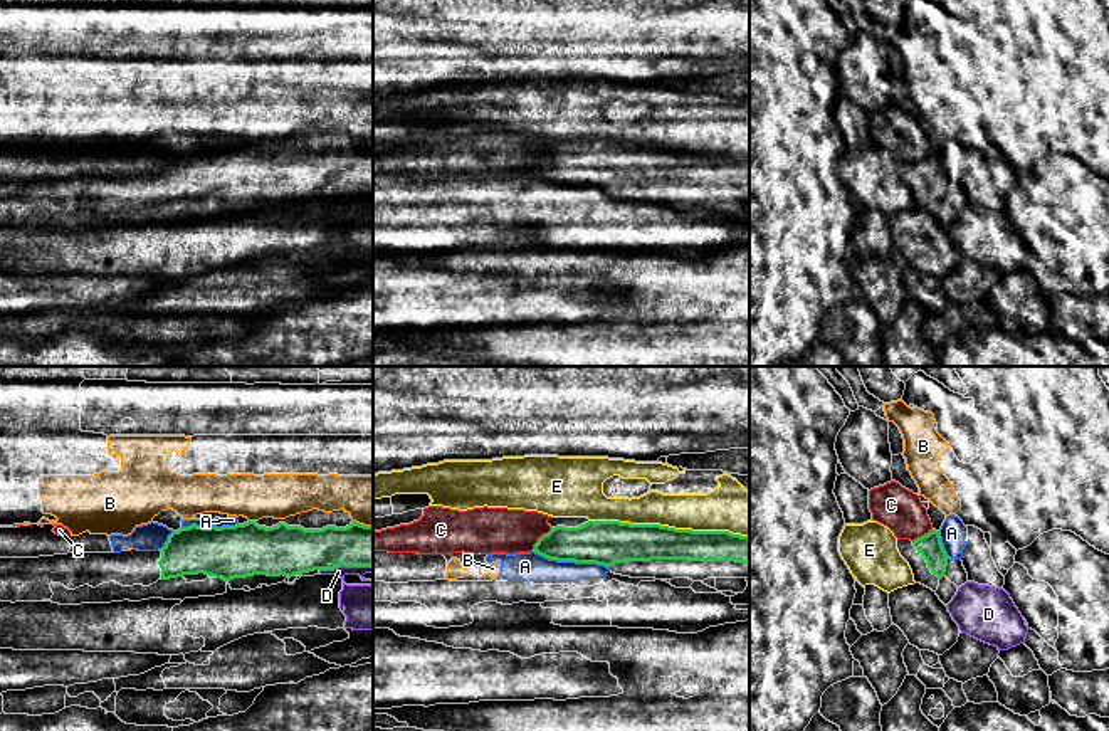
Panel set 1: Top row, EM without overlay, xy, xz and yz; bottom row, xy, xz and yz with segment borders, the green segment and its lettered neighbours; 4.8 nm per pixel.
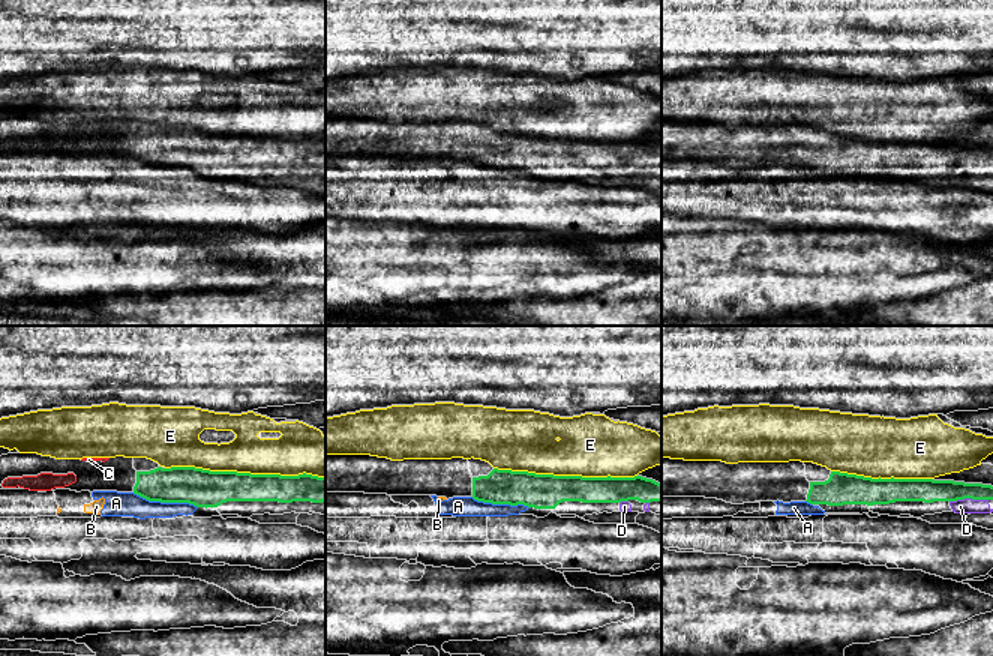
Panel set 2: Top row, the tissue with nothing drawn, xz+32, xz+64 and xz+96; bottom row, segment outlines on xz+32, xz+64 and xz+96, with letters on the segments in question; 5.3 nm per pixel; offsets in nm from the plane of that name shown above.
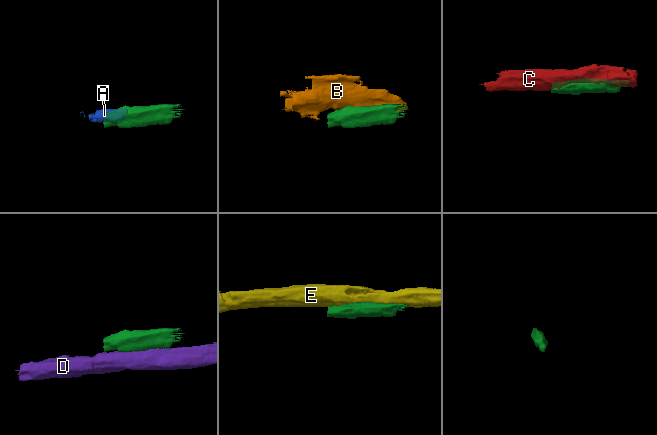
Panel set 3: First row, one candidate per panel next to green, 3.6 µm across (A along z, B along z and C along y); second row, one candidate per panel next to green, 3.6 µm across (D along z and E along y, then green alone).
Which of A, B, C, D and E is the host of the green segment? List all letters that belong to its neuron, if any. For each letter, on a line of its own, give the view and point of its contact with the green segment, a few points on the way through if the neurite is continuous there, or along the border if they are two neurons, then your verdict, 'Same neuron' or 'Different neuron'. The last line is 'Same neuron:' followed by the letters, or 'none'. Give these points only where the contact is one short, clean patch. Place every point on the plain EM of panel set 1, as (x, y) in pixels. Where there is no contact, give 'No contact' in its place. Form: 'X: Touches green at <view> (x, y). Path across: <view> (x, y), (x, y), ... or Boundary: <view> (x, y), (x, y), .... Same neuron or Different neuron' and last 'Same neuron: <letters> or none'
A: Touches green at xz (572, 184). Boundary: xz (533, 175), (557, 184), (595, 185), (609, 192). Different neuron
B: Touches green at xy (252, 145). Different neuron
C: Touches green at xz (540, 162). Different neuron
D: Touches green at xy (345, 189). Boundary: xy (372, 190), (338, 189), (320, 195). Different neuron
E: Touches green at xz (667, 150). Different neuron
Same neuron: none

